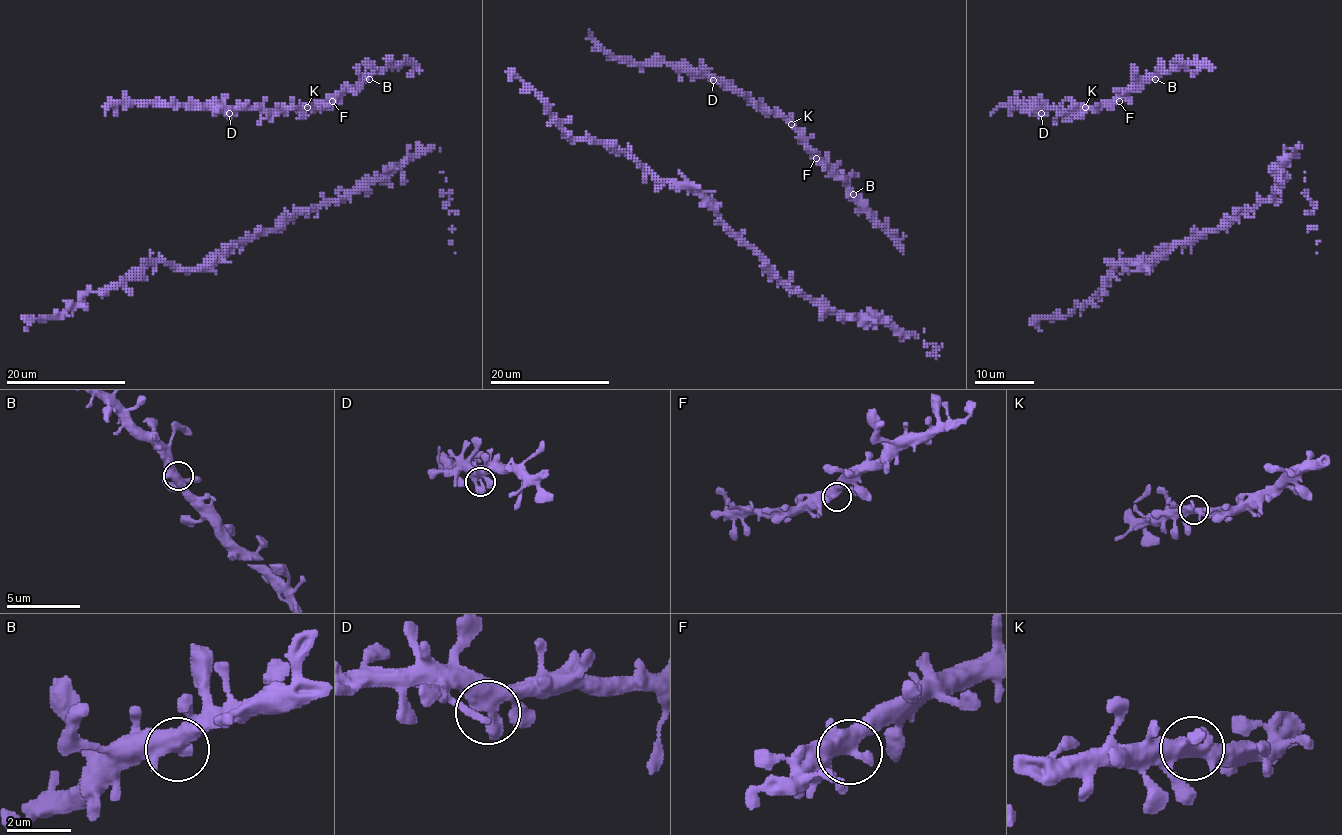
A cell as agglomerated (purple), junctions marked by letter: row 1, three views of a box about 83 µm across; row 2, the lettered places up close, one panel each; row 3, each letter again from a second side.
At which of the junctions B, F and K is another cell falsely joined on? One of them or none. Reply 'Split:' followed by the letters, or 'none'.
Split: none

